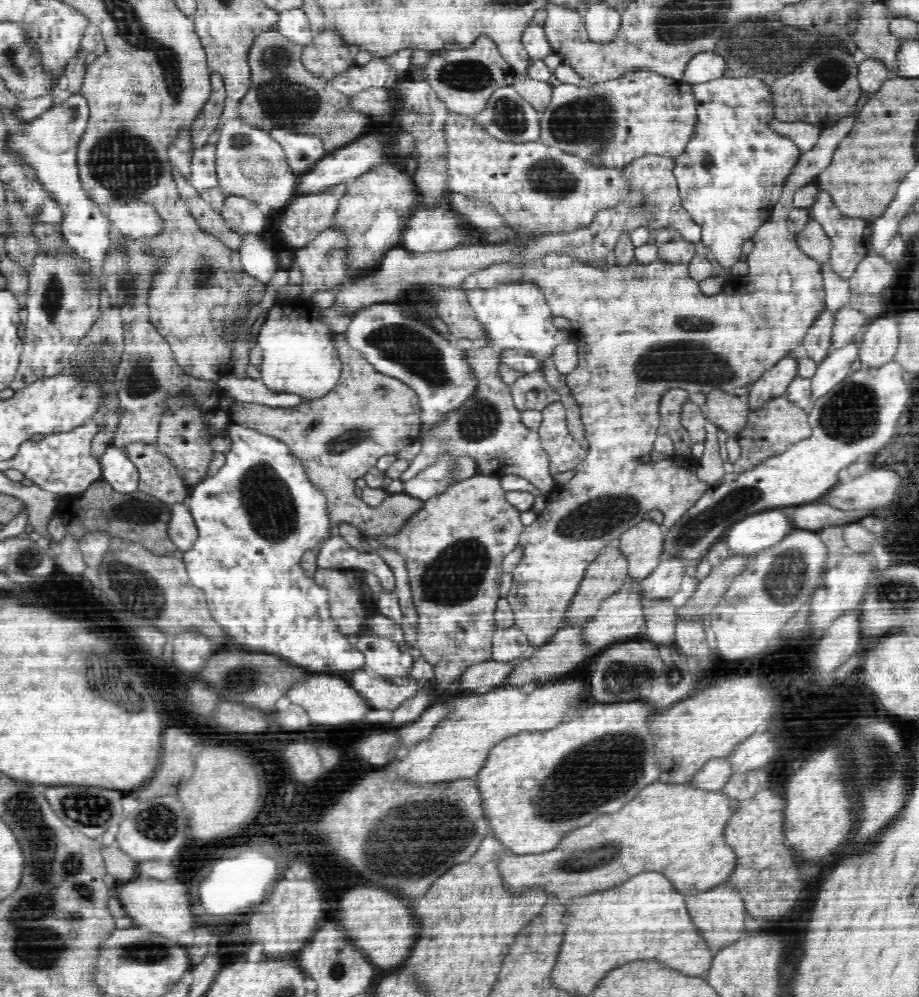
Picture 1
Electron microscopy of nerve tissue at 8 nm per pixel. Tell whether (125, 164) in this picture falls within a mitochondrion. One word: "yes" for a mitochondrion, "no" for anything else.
yes

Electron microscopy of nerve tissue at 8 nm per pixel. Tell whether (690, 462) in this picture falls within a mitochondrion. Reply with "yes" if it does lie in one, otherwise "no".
no

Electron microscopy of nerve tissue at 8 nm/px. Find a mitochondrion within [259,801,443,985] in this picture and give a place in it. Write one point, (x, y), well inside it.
(337, 970)

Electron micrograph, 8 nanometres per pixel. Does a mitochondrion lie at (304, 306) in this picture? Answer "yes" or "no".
no

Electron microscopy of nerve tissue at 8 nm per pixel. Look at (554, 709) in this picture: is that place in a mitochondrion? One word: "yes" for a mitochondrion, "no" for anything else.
no

